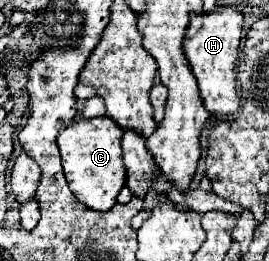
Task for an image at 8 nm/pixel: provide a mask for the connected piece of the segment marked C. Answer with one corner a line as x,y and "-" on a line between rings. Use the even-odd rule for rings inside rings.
80,118
58,134
58,148
62,156
62,168
70,190
90,210
106,212
116,204
118,192
126,184
126,168
122,162
122,136
124,130
110,122
110,118

